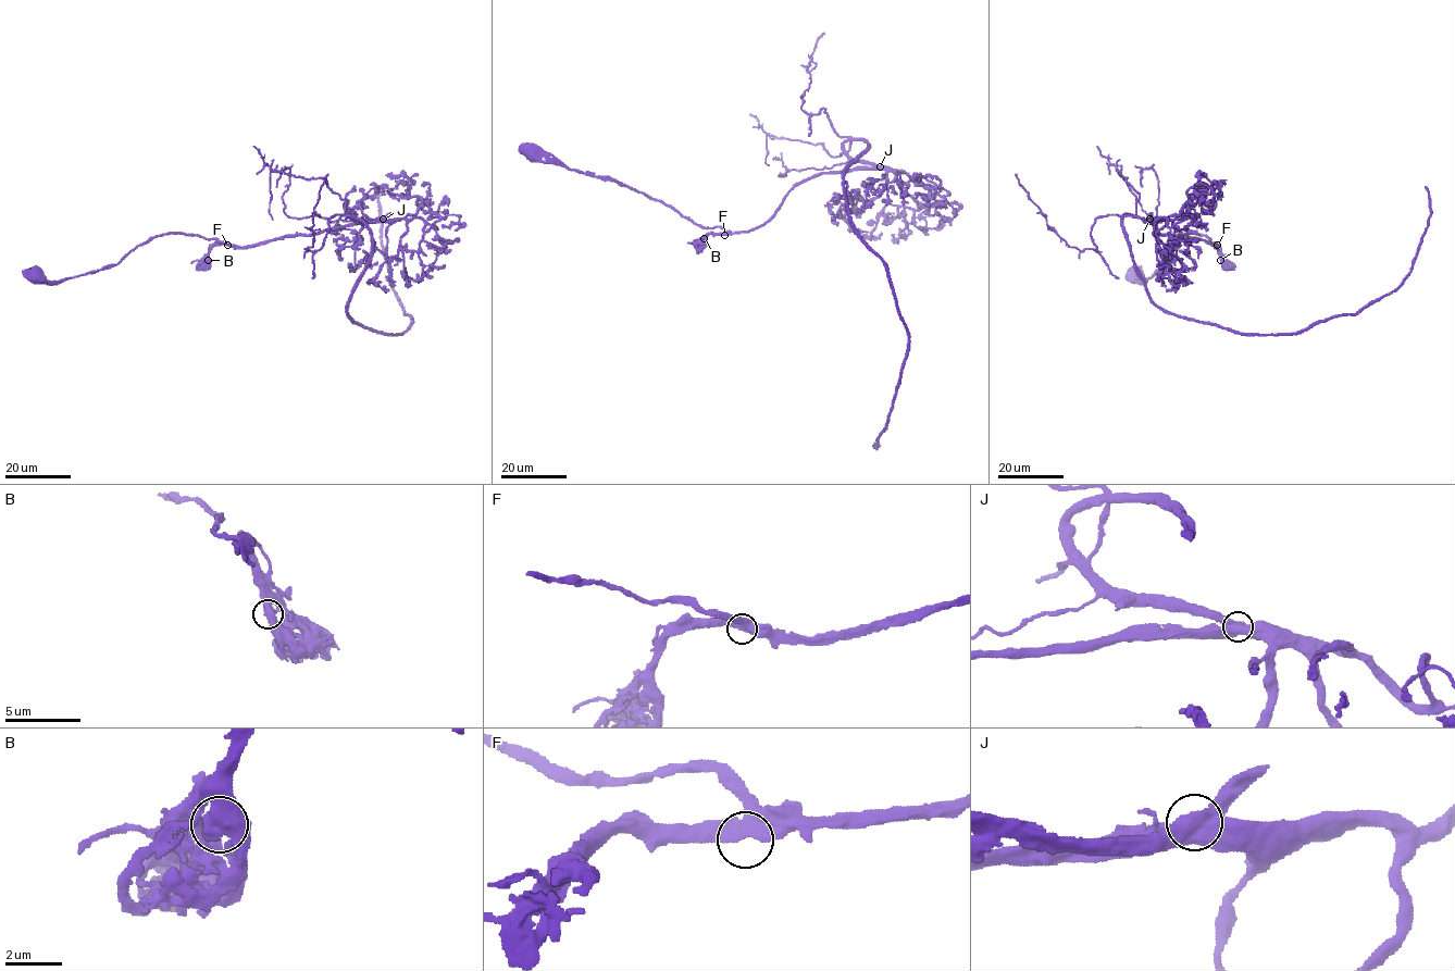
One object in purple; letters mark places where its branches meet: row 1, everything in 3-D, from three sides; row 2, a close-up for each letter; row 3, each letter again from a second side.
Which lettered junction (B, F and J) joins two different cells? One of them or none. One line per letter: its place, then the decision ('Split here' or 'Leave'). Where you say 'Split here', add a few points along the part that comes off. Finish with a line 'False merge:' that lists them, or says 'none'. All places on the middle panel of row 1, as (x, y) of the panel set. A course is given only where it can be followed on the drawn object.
B: Place: (704, 238). Leave
F: Place: (724, 235). Leave
J: Place: (880, 166). Split here. Course of the part to remove: (879, 167), (855, 161), (849, 142), (868, 145), (844, 175), (853, 227), (882, 259), (908, 333), (874, 443)
False merge: J

